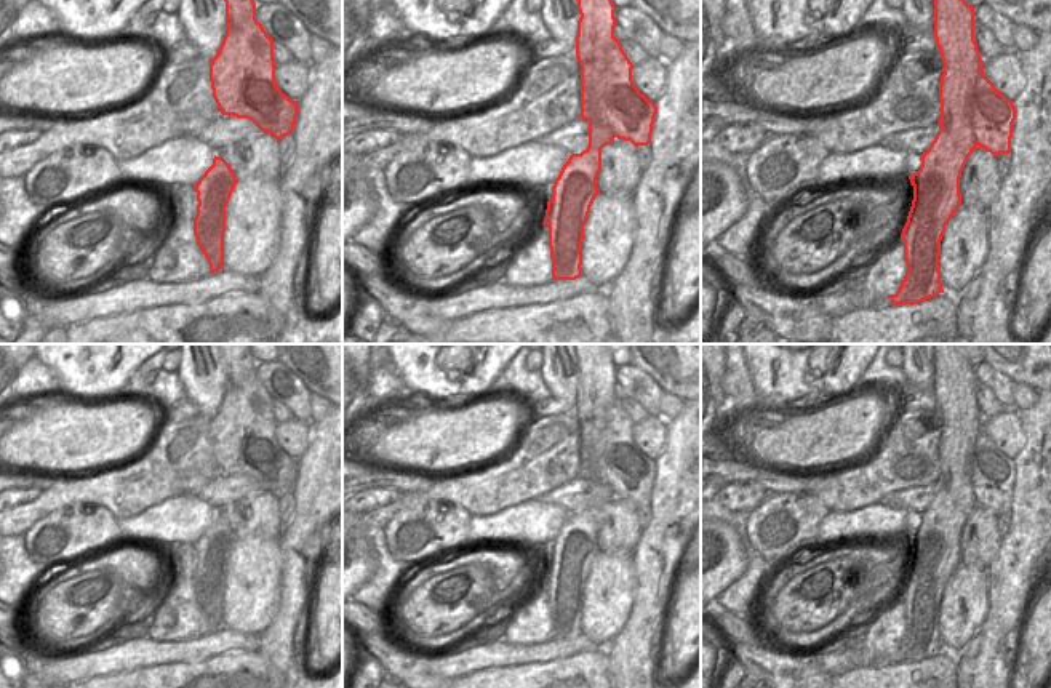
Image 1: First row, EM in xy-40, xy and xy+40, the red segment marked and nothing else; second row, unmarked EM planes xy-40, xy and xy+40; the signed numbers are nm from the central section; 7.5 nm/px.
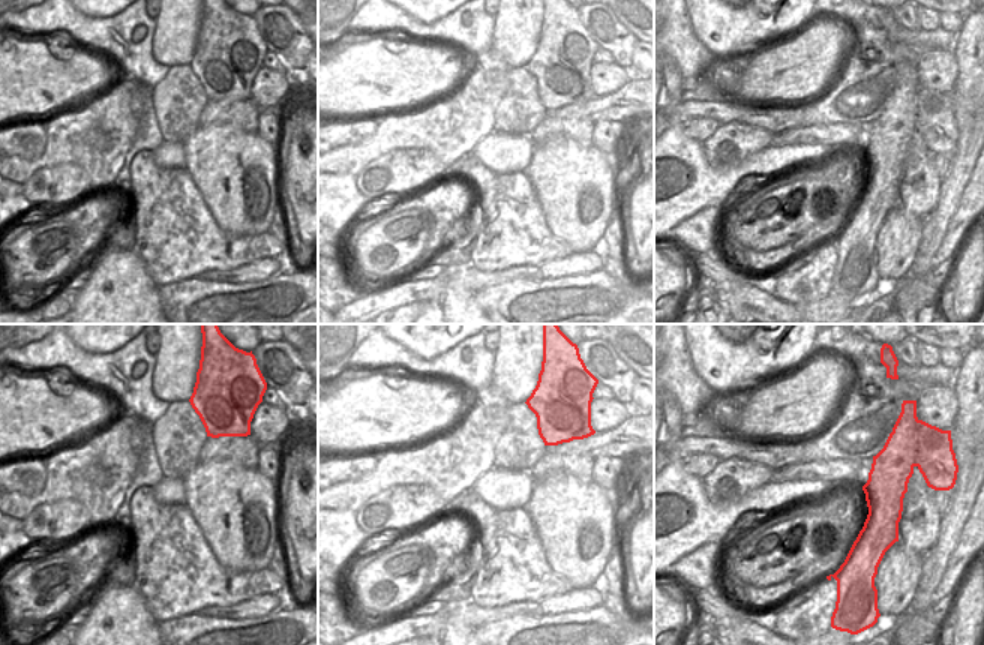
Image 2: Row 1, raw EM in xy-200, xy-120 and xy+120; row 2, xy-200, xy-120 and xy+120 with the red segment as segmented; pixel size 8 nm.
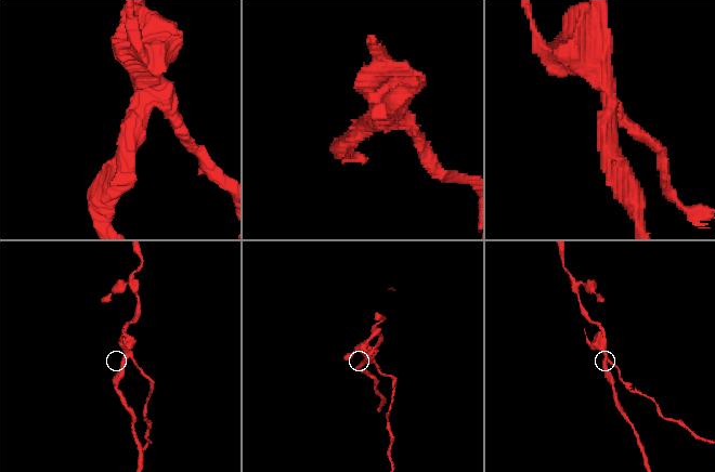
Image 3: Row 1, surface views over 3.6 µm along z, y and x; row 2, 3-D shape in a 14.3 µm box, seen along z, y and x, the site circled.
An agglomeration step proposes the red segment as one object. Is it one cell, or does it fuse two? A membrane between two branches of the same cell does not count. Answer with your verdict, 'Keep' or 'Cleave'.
Cleave

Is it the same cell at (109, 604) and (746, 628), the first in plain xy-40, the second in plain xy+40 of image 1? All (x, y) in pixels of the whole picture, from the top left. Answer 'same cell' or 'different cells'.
different cells

